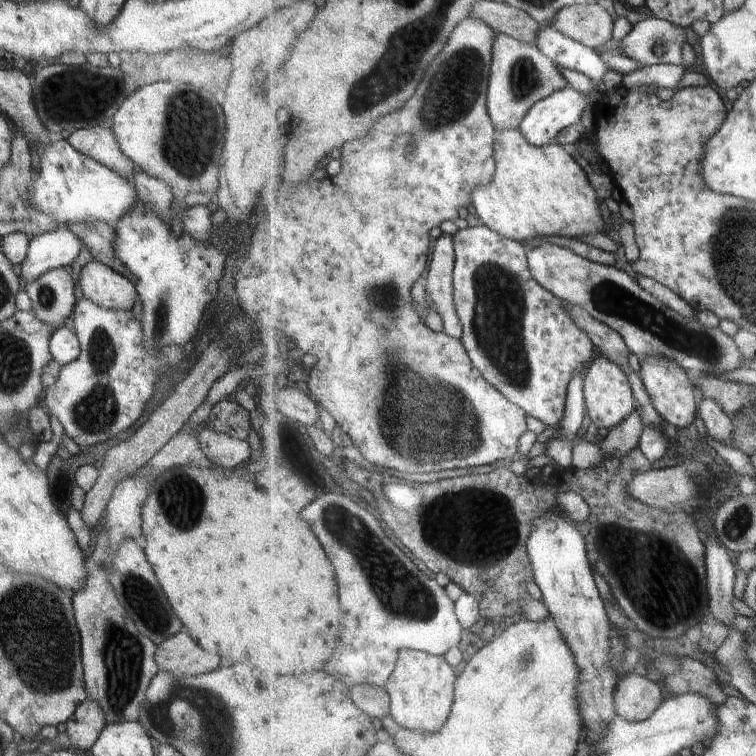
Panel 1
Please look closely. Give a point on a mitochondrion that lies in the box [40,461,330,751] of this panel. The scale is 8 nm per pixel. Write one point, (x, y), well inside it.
(122, 655)

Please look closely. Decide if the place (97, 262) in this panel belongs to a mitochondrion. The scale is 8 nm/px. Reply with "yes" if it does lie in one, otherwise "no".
no

